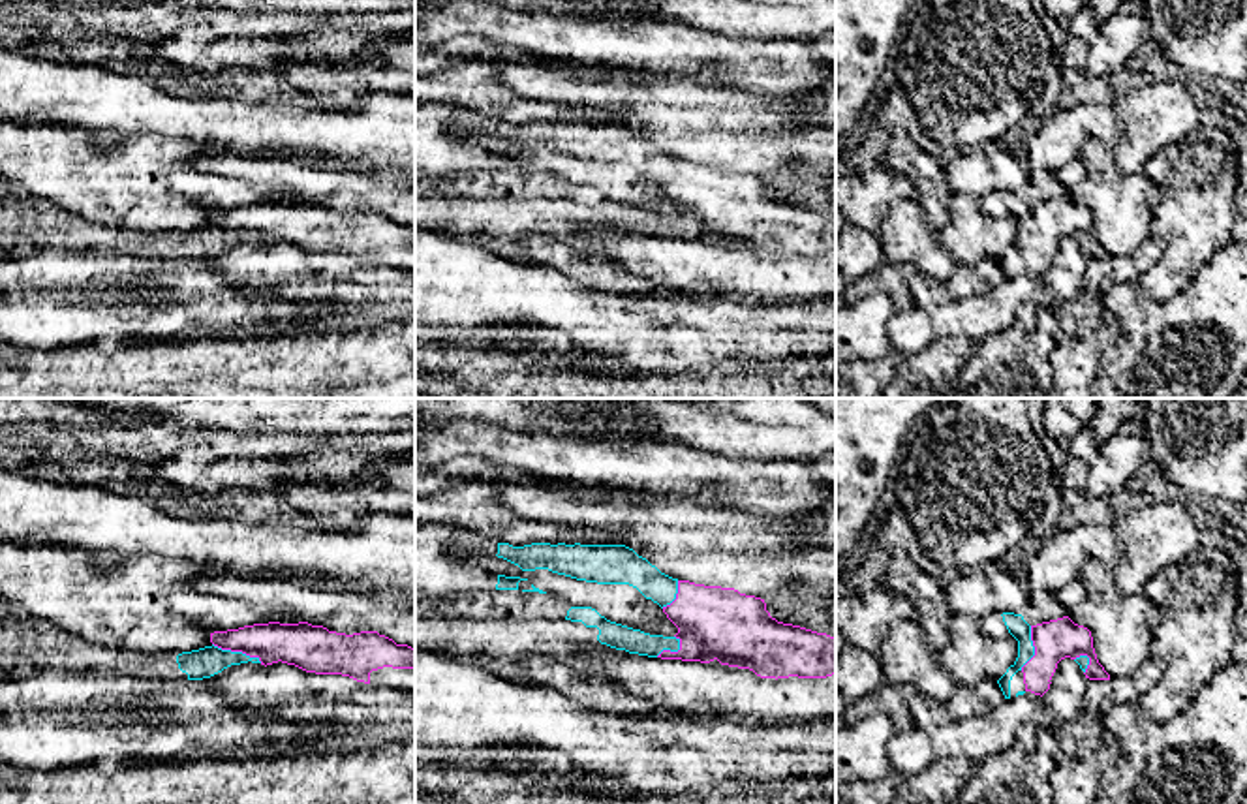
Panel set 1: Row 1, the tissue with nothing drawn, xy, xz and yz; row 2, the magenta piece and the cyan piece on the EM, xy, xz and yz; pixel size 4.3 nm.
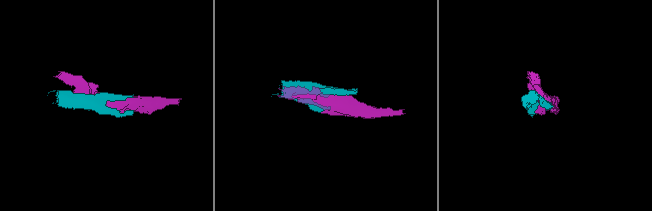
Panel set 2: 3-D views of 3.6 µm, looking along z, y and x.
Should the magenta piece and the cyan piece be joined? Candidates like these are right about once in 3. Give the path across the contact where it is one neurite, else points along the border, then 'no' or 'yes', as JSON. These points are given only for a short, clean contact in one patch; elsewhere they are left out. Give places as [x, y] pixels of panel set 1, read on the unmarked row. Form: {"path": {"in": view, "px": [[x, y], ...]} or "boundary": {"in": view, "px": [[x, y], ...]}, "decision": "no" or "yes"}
{"decision": "yes"}

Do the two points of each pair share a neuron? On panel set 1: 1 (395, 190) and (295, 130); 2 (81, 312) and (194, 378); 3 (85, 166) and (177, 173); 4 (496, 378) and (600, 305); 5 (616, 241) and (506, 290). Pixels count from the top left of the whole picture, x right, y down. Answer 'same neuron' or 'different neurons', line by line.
1: different neurons
2: different neurons
3: same neuron
4: different neurons
5: different neurons

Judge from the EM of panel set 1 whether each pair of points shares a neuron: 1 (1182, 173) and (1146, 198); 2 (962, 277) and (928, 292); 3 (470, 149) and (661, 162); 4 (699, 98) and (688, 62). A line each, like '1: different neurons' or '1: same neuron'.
1: different neurons
2: same neuron
3: same neuron
4: different neurons

